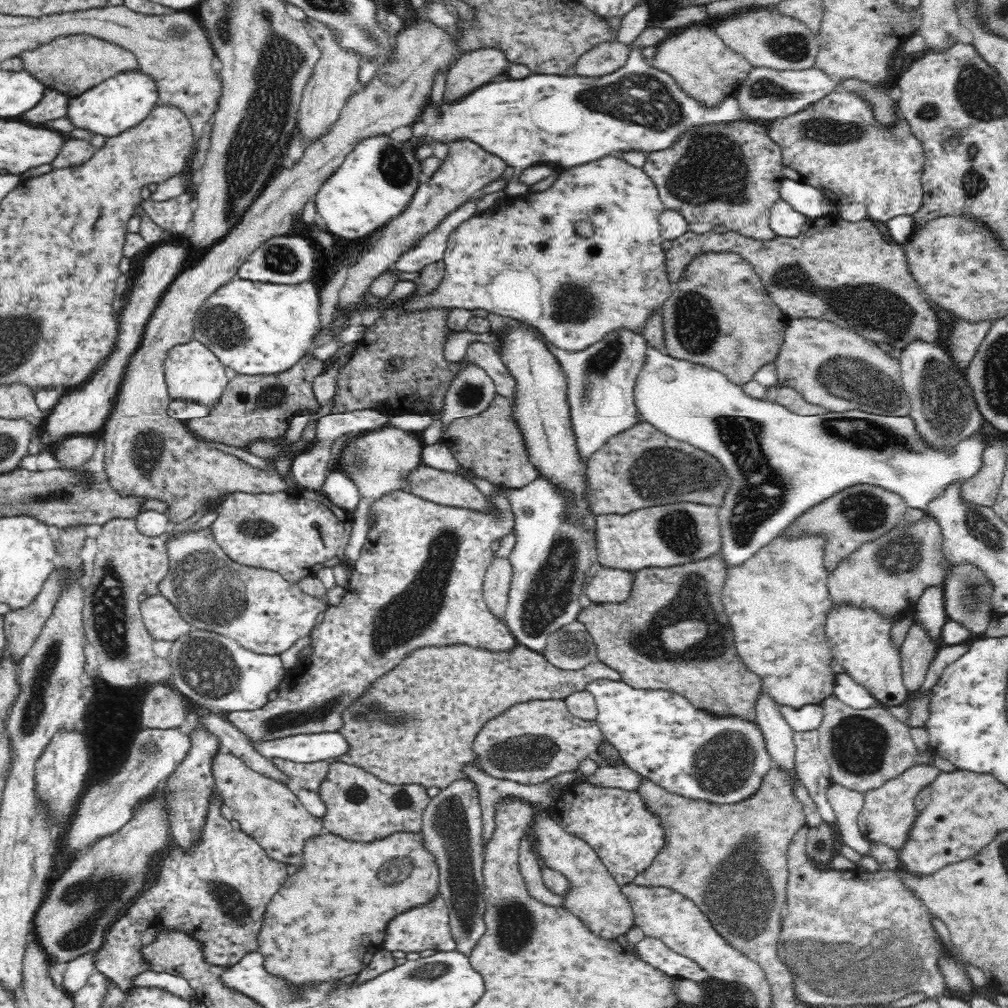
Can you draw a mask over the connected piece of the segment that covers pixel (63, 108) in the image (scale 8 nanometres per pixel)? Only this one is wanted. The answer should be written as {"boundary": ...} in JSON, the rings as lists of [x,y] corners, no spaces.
{"boundary":[[[46,88],[39,103],[34,108],[27,110],[20,119],[28,124],[39,126],[55,118],[64,118],[66,117],[69,99],[69,95]]]}

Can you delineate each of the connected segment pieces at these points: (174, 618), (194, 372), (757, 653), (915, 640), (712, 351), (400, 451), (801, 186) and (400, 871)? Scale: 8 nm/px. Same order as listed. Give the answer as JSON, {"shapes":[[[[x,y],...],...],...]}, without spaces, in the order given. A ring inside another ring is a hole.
{"shapes":[[[[160,593],[149,595],[139,606],[142,620],[152,639],[174,642],[193,632],[193,626],[186,622],[177,608]]],[[[193,339],[179,344],[168,352],[165,360],[165,384],[171,399],[194,401],[206,406],[214,406],[224,394],[229,384],[226,368],[208,347]]],[[[800,534],[796,538],[779,535],[740,566],[728,567],[721,600],[739,657],[750,672],[762,679],[763,689],[774,702],[792,708],[820,705],[833,693],[835,685],[835,674],[829,665],[834,658],[826,638],[825,625],[825,618],[833,607],[827,587],[829,574],[823,559],[823,544],[827,542],[817,535],[812,539],[806,536],[808,534]]],[[[915,620],[900,649],[903,683],[908,692],[914,694],[922,686],[928,666],[939,649],[934,639],[923,628],[922,623]]],[[[733,252],[709,253],[696,256],[675,282],[670,296],[661,306],[663,316],[664,344],[667,355],[677,360],[702,364],[727,376],[733,384],[744,385],[764,365],[773,362],[784,342],[784,332],[790,318],[775,304],[767,293],[761,278],[752,265]]],[[[389,422],[384,427],[366,432],[345,445],[336,466],[356,485],[362,498],[352,512],[352,532],[348,546],[344,550],[343,564],[352,567],[359,559],[369,529],[367,513],[372,503],[376,500],[380,501],[380,498],[396,493],[398,490],[411,493],[408,474],[423,464],[421,459],[423,447],[424,444],[421,442],[419,434],[408,434],[408,432],[392,426]]],[[[785,178],[779,186],[782,199],[792,208],[811,219],[837,212],[837,206],[826,198],[820,190],[808,184]]],[[[326,832],[307,841],[302,858],[303,866],[290,876],[292,886],[288,888],[284,883],[272,898],[258,934],[258,952],[264,956],[266,971],[295,985],[337,982],[359,973],[368,966],[373,954],[382,949],[385,930],[392,918],[430,903],[439,894],[439,867],[435,856],[425,848],[420,833],[398,832],[374,843],[352,843]],[[316,862],[324,862],[326,866],[326,874],[320,886],[316,886],[326,890],[326,894],[298,894],[308,890],[310,868],[314,868]]]]}

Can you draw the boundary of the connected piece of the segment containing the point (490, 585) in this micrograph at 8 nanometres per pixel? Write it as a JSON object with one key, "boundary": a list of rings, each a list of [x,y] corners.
{"boundary":[[[495,557],[486,572],[483,595],[486,605],[492,611],[492,615],[496,615],[503,622],[510,582],[512,582],[512,563],[510,563],[510,559]]]}

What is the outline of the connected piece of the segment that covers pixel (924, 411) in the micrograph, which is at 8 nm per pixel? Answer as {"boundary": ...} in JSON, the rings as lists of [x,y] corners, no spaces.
{"boundary":[[[912,340],[901,350],[901,382],[910,399],[910,419],[914,421],[921,439],[929,446],[950,454],[958,442],[980,434],[986,421],[978,410],[965,374],[944,348],[923,340]]]}

